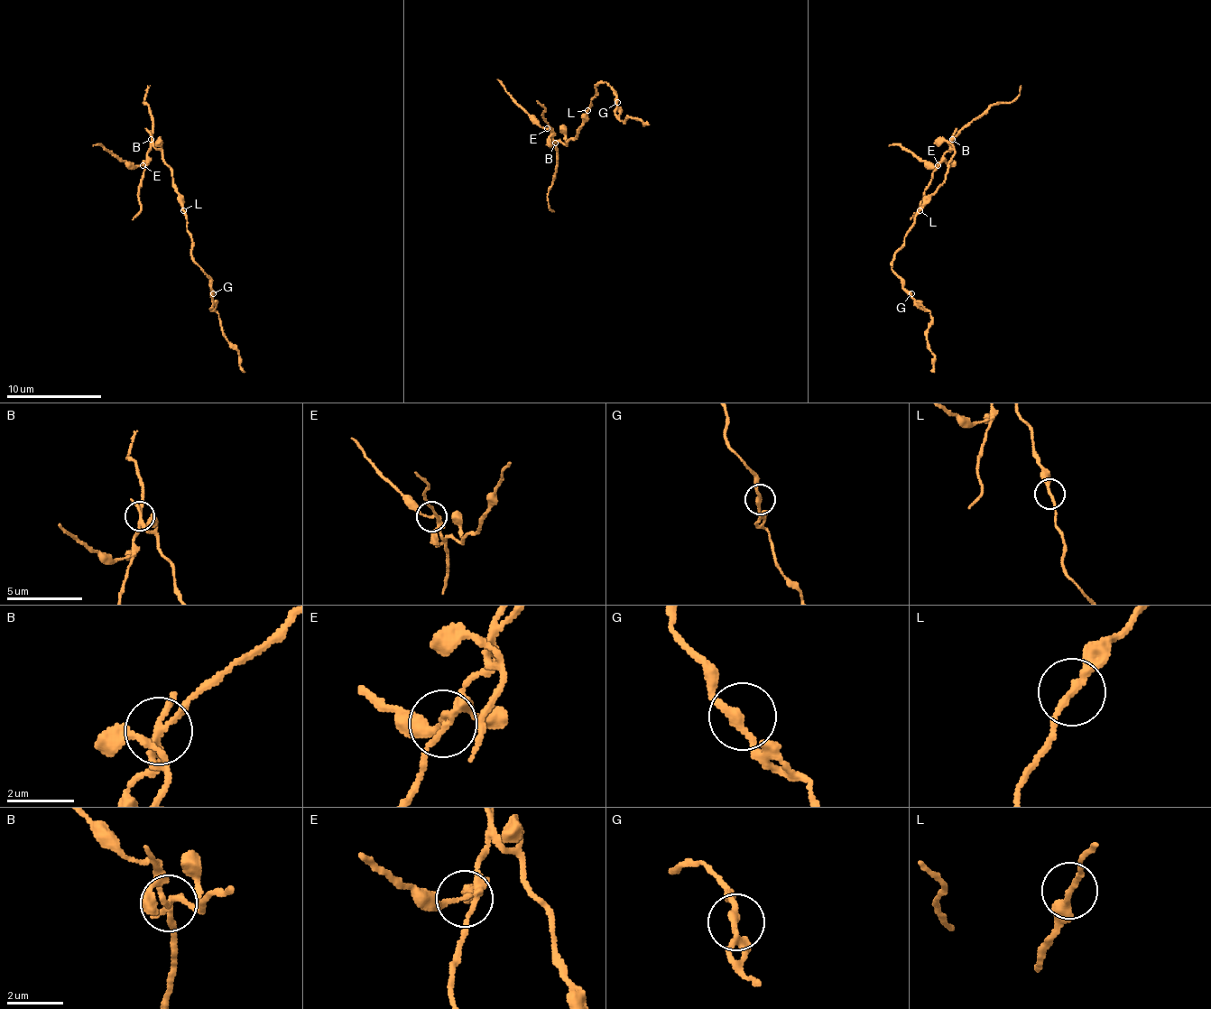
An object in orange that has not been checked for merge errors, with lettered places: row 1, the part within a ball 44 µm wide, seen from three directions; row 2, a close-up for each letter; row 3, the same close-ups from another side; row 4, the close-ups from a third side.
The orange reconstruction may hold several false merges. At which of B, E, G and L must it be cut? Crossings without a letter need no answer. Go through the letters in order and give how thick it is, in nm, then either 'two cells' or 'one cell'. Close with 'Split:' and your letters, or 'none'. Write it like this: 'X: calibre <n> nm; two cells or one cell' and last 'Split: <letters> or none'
B: calibre 180 nm; two cells
E: calibre 170 nm; two cells
G: calibre 240 nm; one cell
L: calibre 200 nm; one cell
Split: B, E

